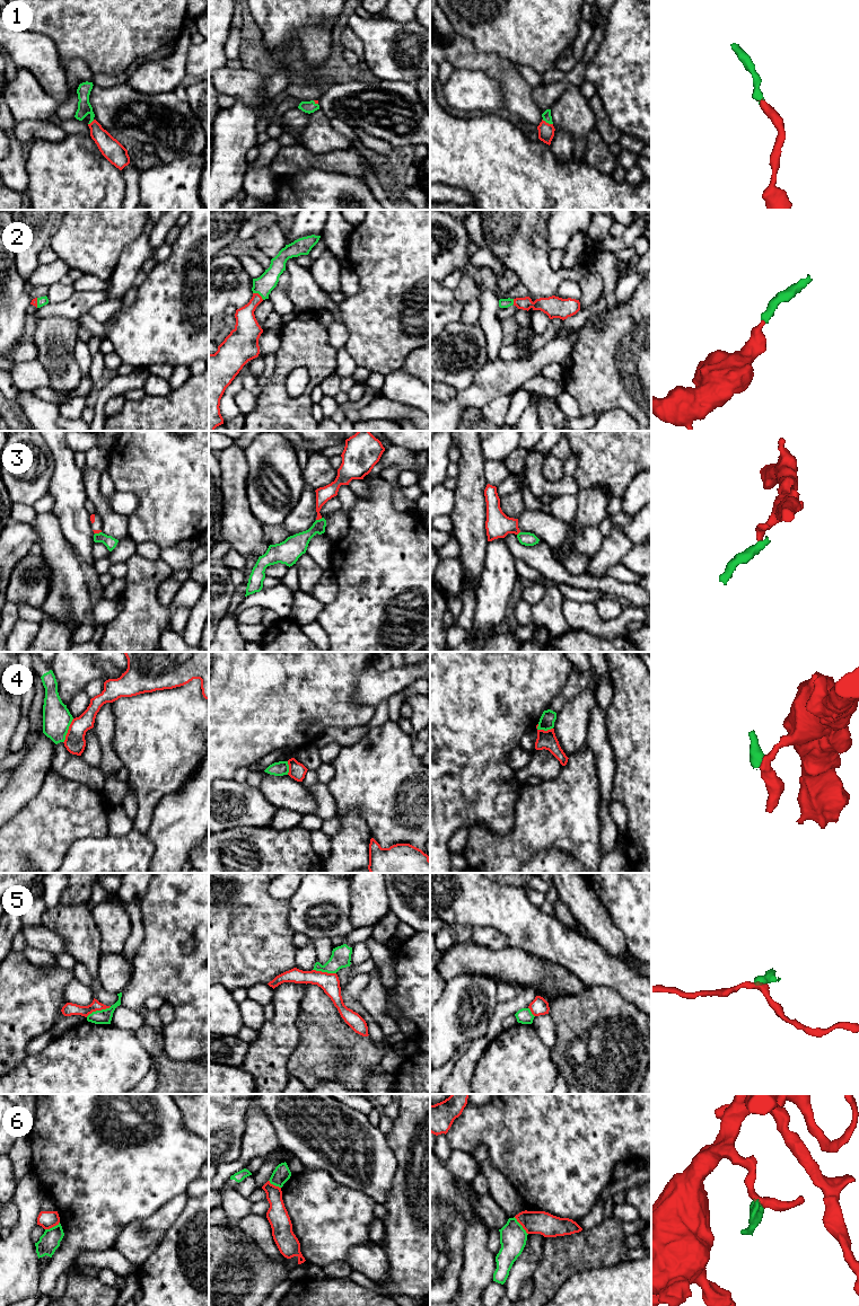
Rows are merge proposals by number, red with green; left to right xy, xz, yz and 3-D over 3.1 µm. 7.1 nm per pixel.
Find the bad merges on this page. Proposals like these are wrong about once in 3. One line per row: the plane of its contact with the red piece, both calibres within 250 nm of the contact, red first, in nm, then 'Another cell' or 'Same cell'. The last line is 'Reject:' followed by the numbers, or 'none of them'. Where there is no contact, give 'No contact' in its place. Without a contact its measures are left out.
1: Touches red in yz. Thickness 110 nm (red) against 70 nm. Same cell
2: Touches red in xz. Thickness 170 nm (red) against 140 nm. Same cell
3: Touches red in xz. Thickness 110 nm (red) against 150 nm. Another cell
4: Touches red in xy. Thickness 150 nm (red) against 200 nm. Another cell
5: Touches red in xy. Thickness 90 nm (red) against 110 nm. Another cell
6: Touches red in yz. Thickness 160 nm (red) against 190 nm. Another cell
Reject: 3, 4, 5, 6

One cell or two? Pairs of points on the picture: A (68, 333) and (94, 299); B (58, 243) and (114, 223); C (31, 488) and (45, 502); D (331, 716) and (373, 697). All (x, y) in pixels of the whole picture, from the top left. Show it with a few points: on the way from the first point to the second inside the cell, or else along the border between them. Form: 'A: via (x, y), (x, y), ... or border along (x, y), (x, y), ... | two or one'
A: border along (51, 315), (77, 321) | two
B: via (71, 243), (87, 238), (101, 224) | one
C: border along (47, 492), (32, 504) | two
D: border along (359, 677), (352, 699), (375, 708) | two

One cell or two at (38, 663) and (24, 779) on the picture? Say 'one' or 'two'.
two

